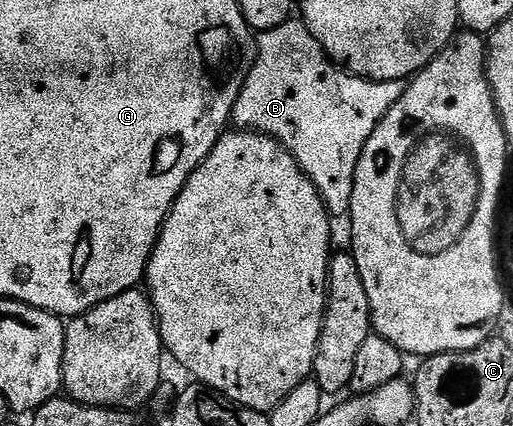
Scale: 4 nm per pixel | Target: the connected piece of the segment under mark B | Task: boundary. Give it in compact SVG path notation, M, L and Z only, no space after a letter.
M292 16L284 24L263 30L257 35L254 63L244 80L244 88L240 88L240 96L236 96L232 122L235 127L243 130L275 138L294 157L308 180L316 184L320 196L326 202L327 212L335 219L345 219L350 212L352 184L360 152L364 152L368 136L376 132L376 124L380 124L392 104L400 100L403 89L402 82L373 82L343 70L326 55L306 23Z

